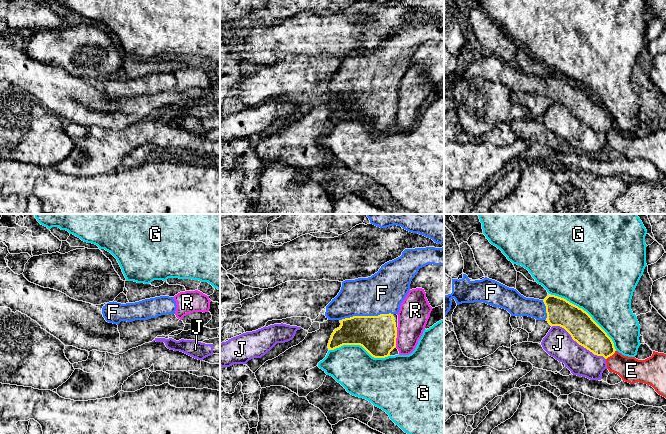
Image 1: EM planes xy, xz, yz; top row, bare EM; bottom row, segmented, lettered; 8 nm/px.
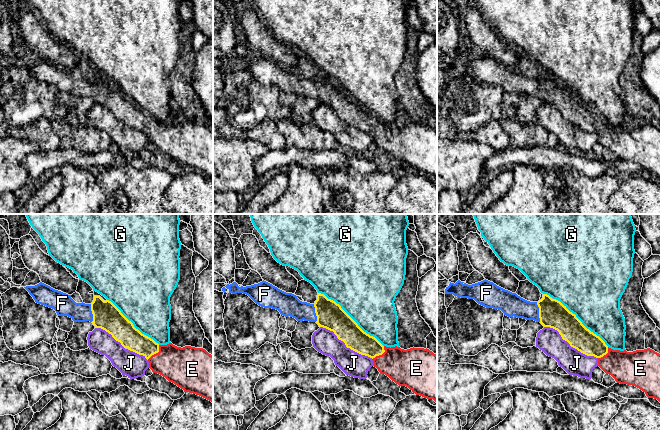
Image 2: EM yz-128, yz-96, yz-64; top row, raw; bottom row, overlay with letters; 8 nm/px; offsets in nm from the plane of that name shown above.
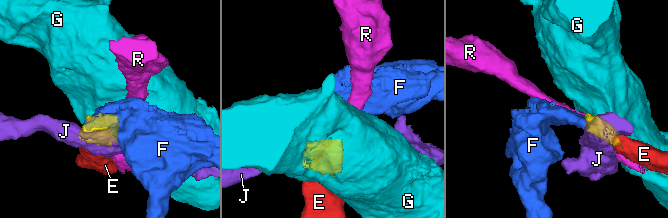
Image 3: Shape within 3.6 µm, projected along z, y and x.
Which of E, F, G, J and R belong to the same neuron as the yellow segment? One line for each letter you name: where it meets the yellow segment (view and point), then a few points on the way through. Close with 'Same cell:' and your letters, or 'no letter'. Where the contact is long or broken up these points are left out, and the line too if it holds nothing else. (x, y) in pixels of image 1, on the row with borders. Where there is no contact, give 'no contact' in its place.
E: meets yellow in yz at (611, 355)
F: meets yellow in xz at (366, 316)
Same cell: E, F

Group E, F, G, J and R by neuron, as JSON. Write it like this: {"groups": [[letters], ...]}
{"groups": [["E", "F"], ["G"], ["J"], ["R"]]}

